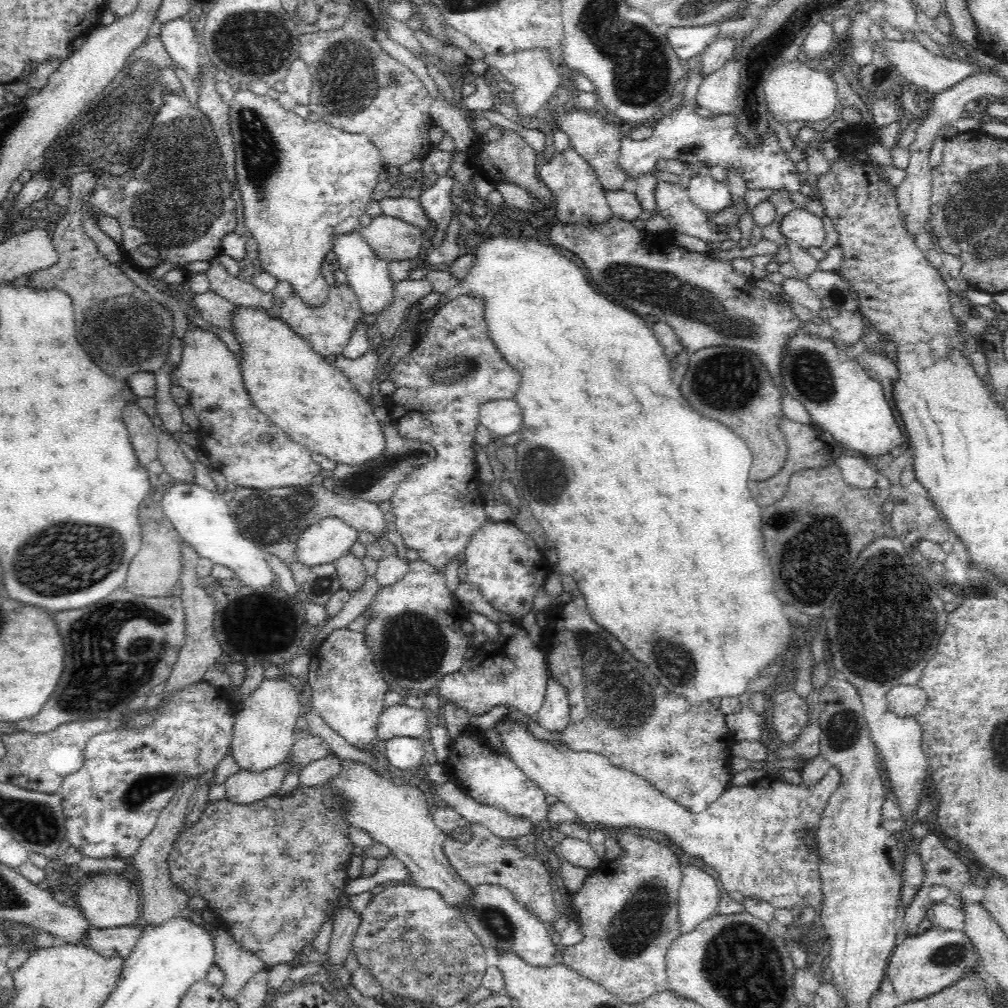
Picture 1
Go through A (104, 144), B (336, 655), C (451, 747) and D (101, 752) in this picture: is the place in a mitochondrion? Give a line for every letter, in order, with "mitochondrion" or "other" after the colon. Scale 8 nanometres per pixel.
A: mitochondrion
B: other
C: other
D: other

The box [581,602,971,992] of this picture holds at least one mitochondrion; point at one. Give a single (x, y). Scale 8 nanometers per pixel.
(639, 923)

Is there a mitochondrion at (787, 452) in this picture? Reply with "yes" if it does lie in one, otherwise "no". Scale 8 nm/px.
no

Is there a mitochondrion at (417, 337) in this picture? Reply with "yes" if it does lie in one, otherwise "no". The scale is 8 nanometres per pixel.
no

